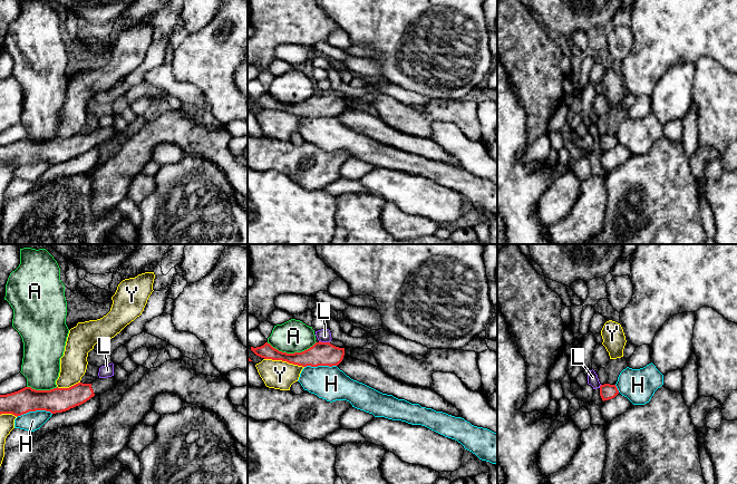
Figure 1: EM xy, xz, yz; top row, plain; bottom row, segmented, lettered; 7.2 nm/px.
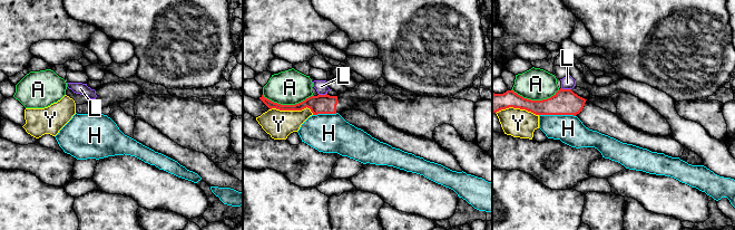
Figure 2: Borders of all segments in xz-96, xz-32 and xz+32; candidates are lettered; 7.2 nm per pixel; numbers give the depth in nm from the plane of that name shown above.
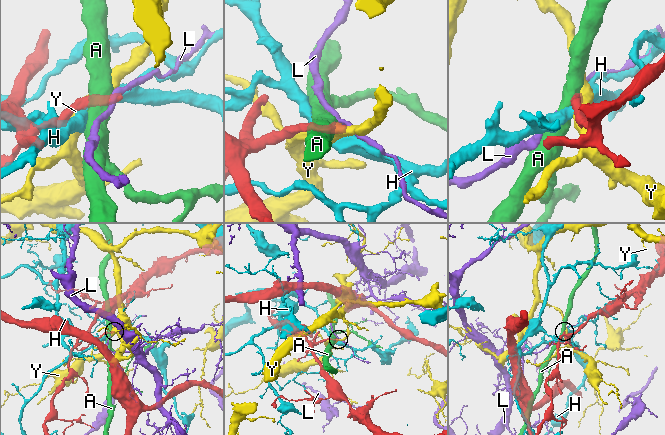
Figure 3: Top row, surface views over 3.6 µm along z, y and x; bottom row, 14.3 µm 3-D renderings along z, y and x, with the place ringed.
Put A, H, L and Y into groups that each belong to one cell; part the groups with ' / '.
A / H / L / Y

